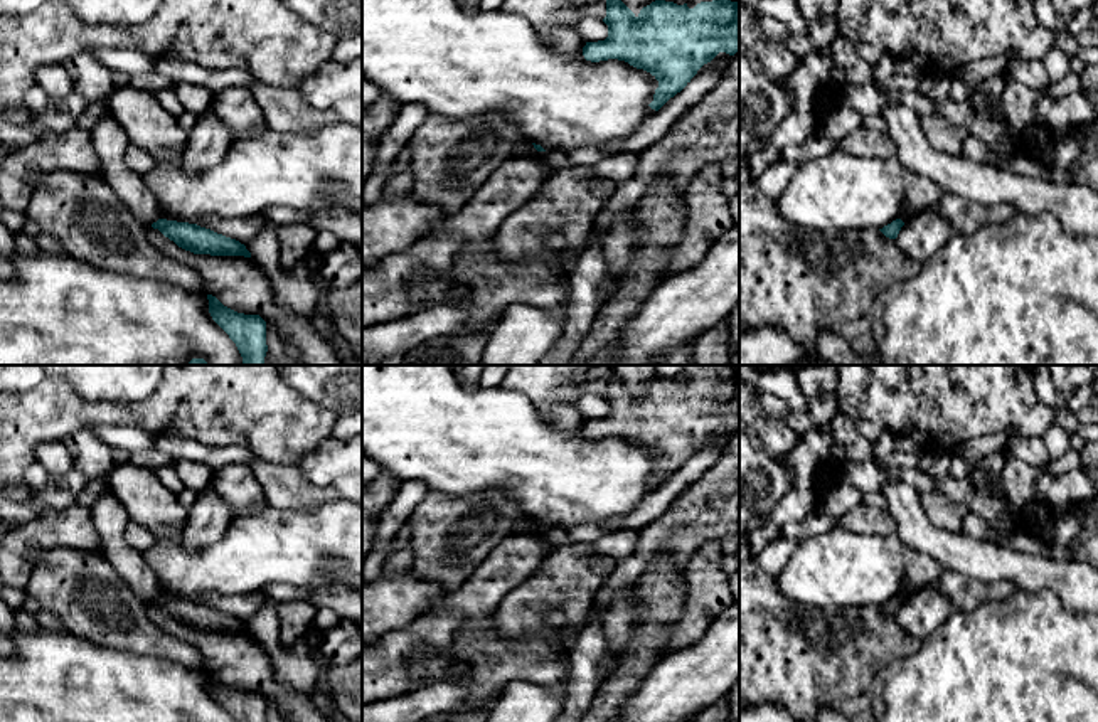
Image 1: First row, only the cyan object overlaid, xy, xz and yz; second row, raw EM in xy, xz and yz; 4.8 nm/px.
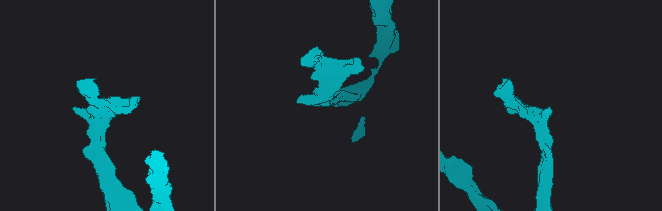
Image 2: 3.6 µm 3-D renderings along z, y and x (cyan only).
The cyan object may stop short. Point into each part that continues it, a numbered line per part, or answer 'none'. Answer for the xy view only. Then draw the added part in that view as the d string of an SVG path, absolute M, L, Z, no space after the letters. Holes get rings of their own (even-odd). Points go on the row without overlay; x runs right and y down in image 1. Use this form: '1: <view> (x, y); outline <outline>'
none

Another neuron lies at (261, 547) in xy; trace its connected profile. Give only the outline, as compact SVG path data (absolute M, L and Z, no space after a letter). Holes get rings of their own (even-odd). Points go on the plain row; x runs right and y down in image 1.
M340 496L305 510L268 505L234 515L224 537L202 550L187 550L182 539L157 539L143 557L157 576L162 596L189 601L195 601L200 594L251 594L276 582L293 586L308 586L325 579L342 582L349 576L362 576L362 505Z

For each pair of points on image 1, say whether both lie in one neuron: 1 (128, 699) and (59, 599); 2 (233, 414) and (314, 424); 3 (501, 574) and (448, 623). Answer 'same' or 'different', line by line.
1: different
2: same
3: same

